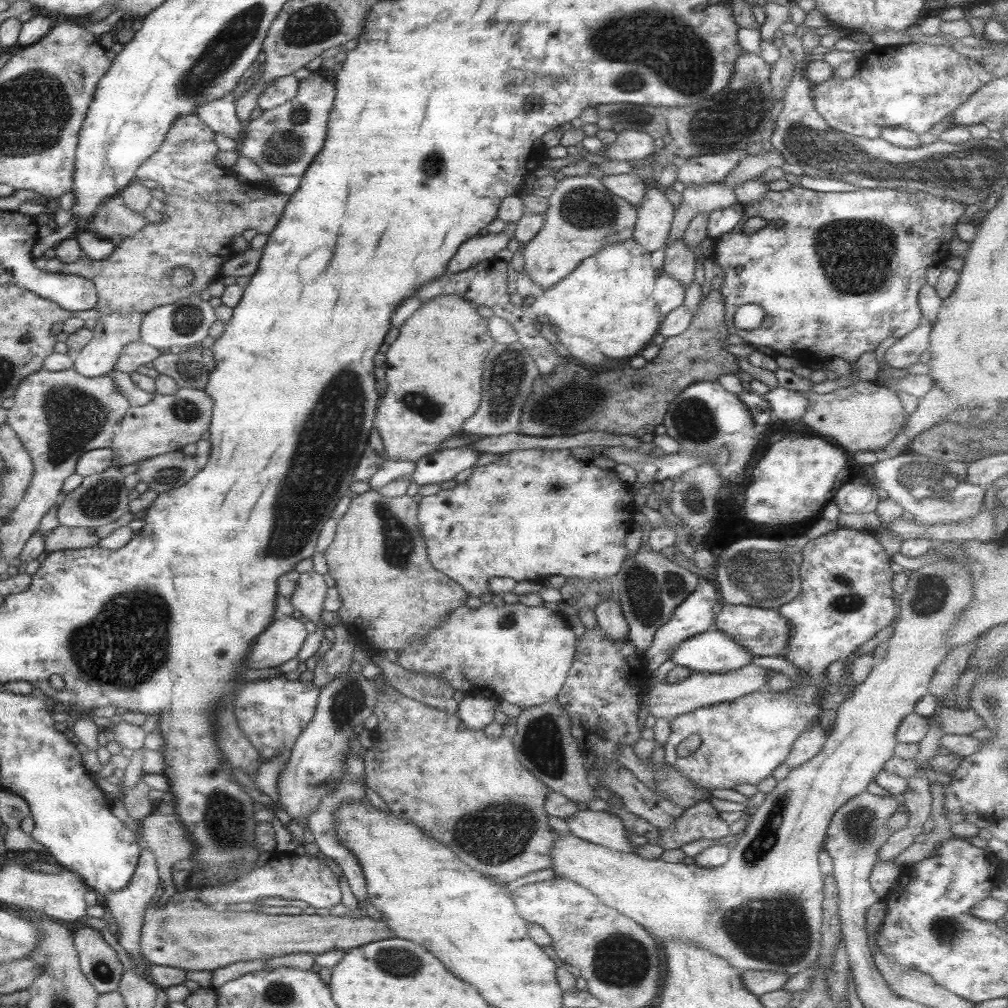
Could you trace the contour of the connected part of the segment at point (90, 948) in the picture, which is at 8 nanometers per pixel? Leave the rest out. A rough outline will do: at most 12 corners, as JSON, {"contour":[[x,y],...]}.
{"contour":[[72,931],[81,972],[98,994],[115,991],[122,966],[99,931]]}

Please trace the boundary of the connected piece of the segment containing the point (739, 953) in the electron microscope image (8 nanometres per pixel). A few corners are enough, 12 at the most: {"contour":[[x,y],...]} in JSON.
{"contour":[[907,572],[880,665],[717,868],[573,835],[550,869],[740,973],[818,958],[831,815],[892,757],[971,600]]}

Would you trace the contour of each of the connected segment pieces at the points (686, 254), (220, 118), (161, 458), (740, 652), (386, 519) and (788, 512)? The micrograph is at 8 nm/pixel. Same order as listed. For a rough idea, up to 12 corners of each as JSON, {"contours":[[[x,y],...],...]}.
{"contours":[[[679,238],[663,248],[659,272],[683,288],[693,281],[695,250]],[[227,96],[198,104],[194,115],[236,142],[245,124]],[[181,451],[141,461],[123,477],[127,491],[138,482],[162,493],[198,472],[194,455]],[[708,629],[669,659],[692,673],[727,673],[754,656]],[[370,489],[324,551],[355,645],[399,652],[468,594],[418,503]],[[819,438],[768,444],[741,512],[787,526],[832,500],[845,452]]]}

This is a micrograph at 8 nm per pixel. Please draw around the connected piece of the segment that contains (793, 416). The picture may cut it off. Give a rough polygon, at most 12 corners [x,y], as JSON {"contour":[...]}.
{"contour":[[783,387],[762,397],[770,418],[785,422],[802,418],[808,400]]}

